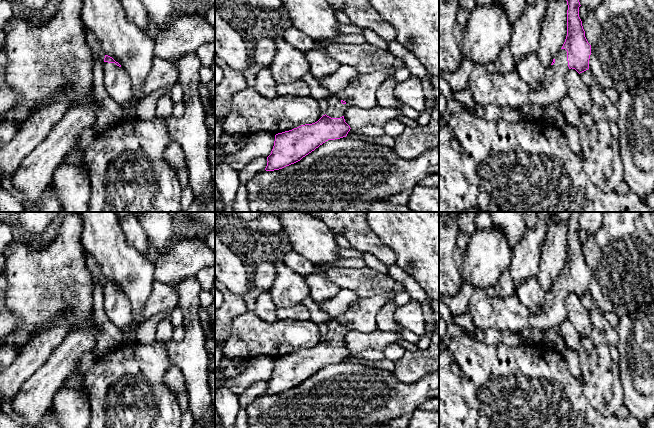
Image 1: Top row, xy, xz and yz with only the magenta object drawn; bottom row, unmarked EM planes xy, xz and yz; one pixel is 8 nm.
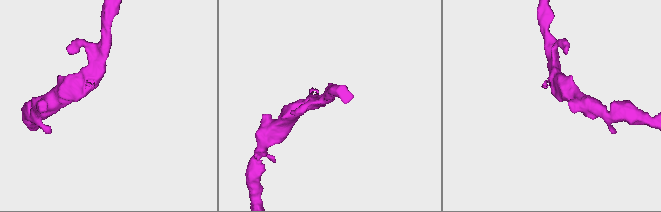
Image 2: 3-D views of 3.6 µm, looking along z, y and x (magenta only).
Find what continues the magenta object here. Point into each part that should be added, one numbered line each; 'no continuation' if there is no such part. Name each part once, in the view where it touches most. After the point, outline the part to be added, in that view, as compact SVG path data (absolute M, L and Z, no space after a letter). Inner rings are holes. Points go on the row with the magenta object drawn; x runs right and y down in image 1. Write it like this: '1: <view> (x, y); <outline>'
1: yz (487, 88); M560 49L554 59L555 63L545 68L545 76L538 89L534 89L526 84L516 71L505 75L496 71L490 73L483 64L474 65L468 79L467 89L472 92L476 106L496 105L499 108L509 106L520 109L524 105L538 104L545 108L567 95L566 73L569 69L567 51Z

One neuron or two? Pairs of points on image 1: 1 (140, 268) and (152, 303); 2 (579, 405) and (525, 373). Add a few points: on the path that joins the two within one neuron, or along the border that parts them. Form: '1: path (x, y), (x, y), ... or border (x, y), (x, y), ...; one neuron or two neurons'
1: border (153, 279), (151, 294), (141, 317); two neurons
2: path (566, 405), (541, 382), (538, 382); one neuron

